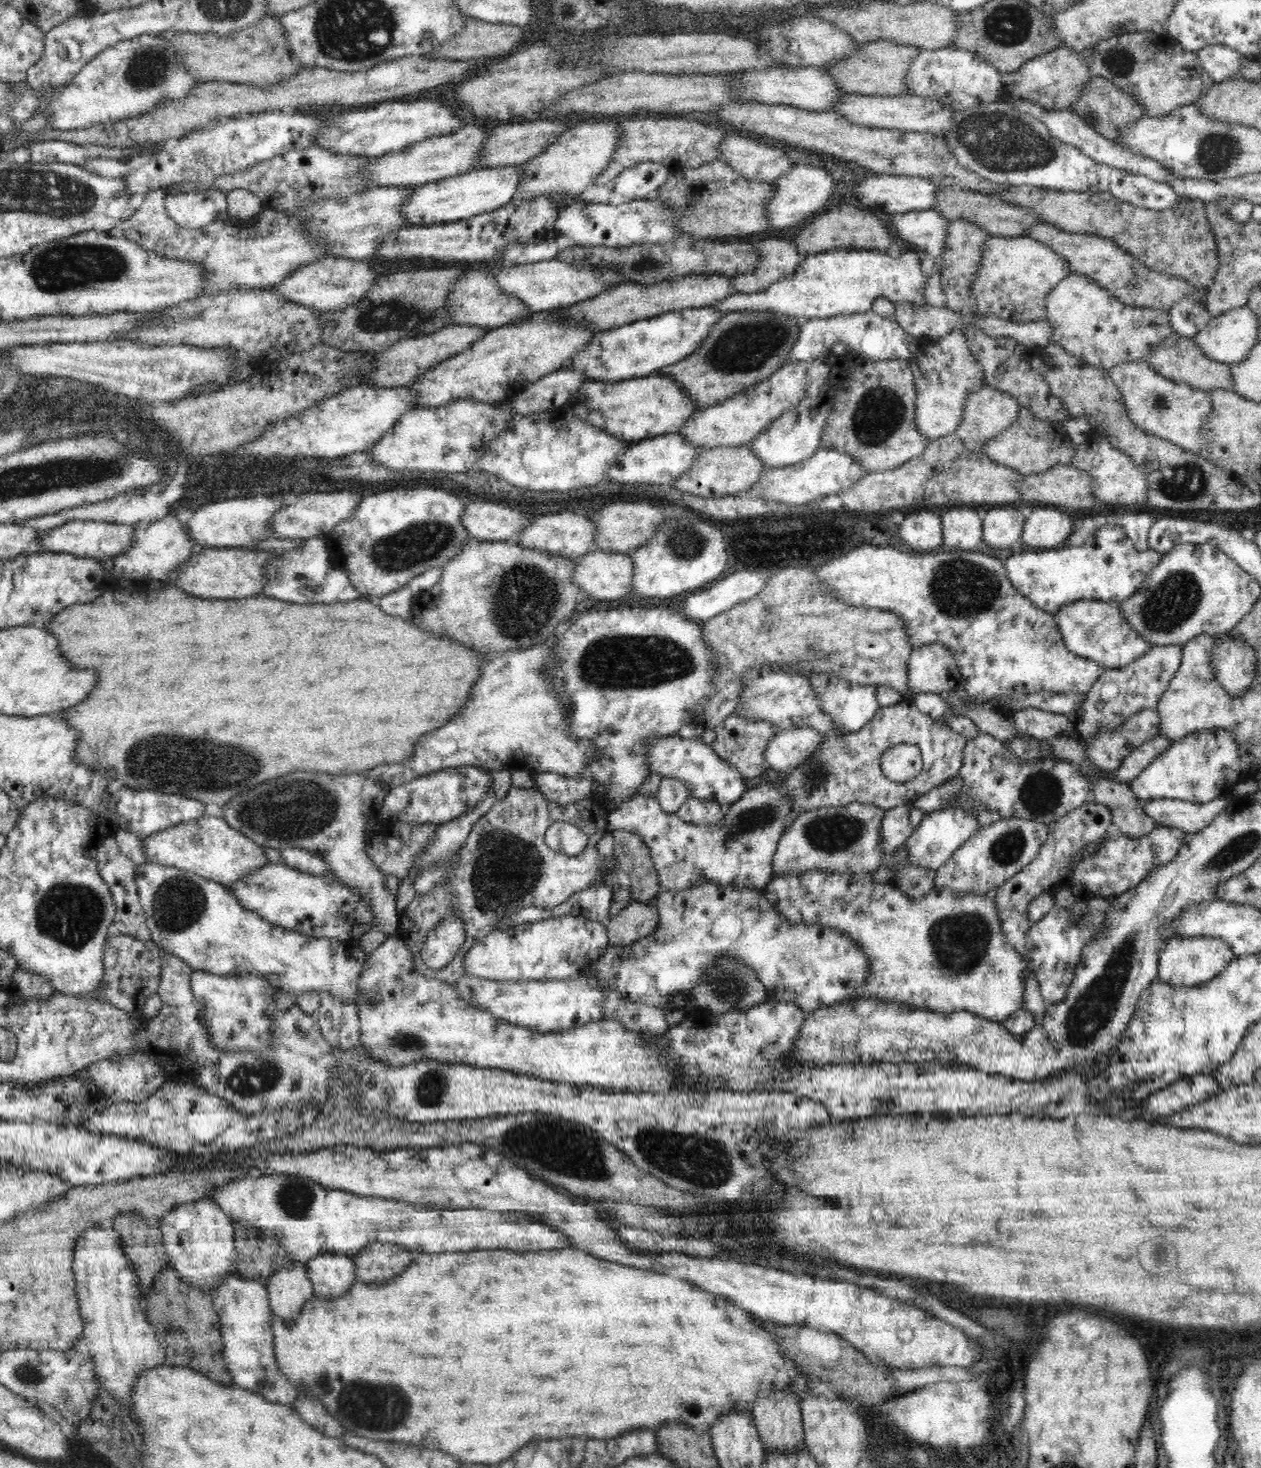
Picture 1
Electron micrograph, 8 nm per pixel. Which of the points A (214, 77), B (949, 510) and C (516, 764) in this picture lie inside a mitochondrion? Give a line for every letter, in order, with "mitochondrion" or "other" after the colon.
A: other
B: other
C: other

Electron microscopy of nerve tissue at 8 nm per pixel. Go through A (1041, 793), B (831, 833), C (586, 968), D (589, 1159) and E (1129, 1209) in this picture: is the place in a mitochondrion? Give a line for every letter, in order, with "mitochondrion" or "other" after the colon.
A: mitochondrion
B: mitochondrion
C: other
D: mitochondrion
E: other

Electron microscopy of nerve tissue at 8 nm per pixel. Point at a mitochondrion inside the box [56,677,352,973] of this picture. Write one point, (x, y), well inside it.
(182, 764)

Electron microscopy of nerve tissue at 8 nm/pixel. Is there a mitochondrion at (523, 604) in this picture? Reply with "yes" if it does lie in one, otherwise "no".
yes

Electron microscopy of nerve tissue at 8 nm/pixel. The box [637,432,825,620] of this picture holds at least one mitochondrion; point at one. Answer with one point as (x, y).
(683, 541)

